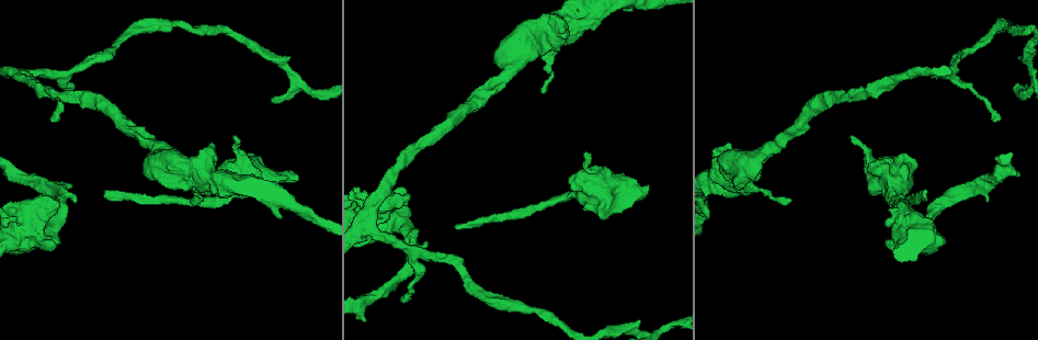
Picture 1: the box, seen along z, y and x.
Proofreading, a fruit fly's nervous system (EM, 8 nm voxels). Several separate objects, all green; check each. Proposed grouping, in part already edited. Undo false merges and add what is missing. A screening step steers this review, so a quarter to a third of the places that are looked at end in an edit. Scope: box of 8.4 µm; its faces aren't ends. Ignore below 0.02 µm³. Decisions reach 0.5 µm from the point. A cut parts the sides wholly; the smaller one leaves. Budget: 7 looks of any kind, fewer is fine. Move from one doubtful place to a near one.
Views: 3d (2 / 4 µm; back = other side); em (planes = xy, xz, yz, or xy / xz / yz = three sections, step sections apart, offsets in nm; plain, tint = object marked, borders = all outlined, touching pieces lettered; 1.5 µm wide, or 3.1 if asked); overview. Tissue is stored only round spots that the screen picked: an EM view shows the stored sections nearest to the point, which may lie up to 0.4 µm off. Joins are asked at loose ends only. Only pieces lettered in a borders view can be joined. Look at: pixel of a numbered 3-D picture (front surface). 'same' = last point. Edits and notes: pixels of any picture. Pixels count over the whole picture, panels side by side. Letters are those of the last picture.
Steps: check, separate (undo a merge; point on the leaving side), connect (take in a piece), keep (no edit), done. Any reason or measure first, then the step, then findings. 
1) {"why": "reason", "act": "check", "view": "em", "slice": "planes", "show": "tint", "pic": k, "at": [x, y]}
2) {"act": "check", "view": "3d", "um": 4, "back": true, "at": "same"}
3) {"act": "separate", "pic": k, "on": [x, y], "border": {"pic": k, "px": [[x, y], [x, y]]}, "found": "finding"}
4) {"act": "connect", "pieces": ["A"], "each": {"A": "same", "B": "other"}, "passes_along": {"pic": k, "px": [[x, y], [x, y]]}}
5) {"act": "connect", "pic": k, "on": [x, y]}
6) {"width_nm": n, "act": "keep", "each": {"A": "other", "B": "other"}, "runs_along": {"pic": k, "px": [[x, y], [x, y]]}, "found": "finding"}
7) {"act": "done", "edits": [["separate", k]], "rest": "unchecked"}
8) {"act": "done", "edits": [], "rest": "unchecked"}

{"why": "sharp bend", "act": "check", "view": "em", "slice": "planes", "show": "tint", "pic": 1, "at": [16, 74]}

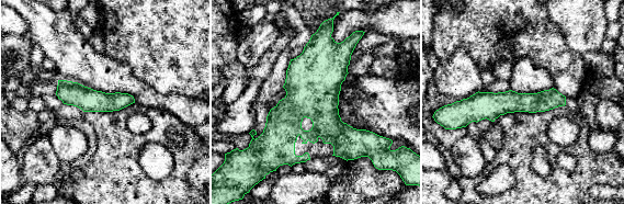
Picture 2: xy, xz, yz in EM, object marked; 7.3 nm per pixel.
{"why": "see the neighbours", "act": "check", "view": "em", "slice": "planes", "show": "borders", "at": "same"}

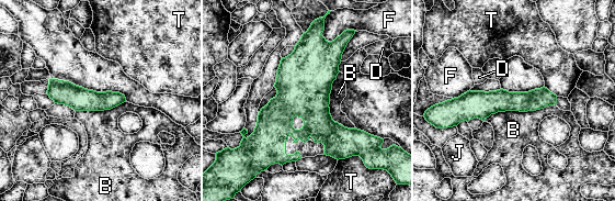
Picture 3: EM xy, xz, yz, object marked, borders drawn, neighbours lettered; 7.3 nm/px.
{"width_nm": 200, "act": "keep", "each": {"B": "other", "D": "other", "F": "other", "J": "other", "T": "other"}, "border": {"pic": 3, "px": [[555, 104], [498, 111], [485, 121]]}, "found": "continuous, no second cell"}

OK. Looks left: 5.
{"why": "thick turns thin", "act": "check", "view": "em", "slice": "planes", "show": "borders", "pic": 1, "at": [131, 30]}

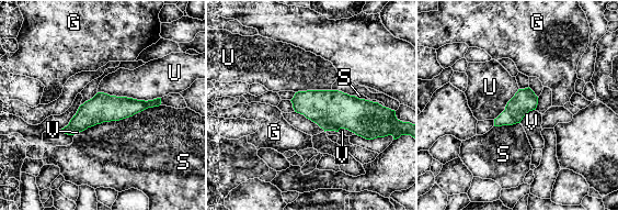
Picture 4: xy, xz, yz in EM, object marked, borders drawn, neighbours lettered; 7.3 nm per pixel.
{"longest_contact_nm": ["S", 600], "act": "keep", "each": {"G": "other", "S": "other", "U": "other", "V": "other"}, "runs_along": {"pic": 4, "px": [[158, 101], [101, 108], [66, 130]]}, "found": "all the same cell"}

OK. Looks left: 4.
{"why": "tapers out", "act": "check", "view": "em", "slice": "planes", "show": "plain", "pic": 1, "at": [997, 116]}

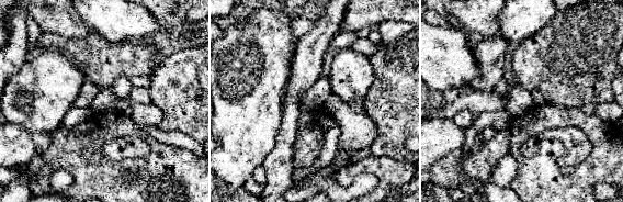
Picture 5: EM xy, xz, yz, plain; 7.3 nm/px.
{"why": "see the neighbours", "act": "check", "view": "em", "slice": "planes", "show": "borders", "at": "same"}

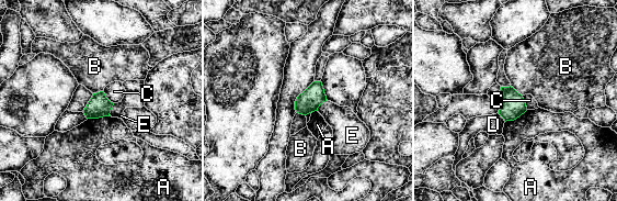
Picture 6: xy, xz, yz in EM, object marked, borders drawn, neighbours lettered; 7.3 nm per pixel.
{"width_nm": 160, "act": "keep", "each": {"A": "other", "B": "other", "C": "other", "D": "other", "E": "other"}, "found": "none of them fits"}

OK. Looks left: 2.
{"act": "done", "edits": [], "rest": "unchecked"}

